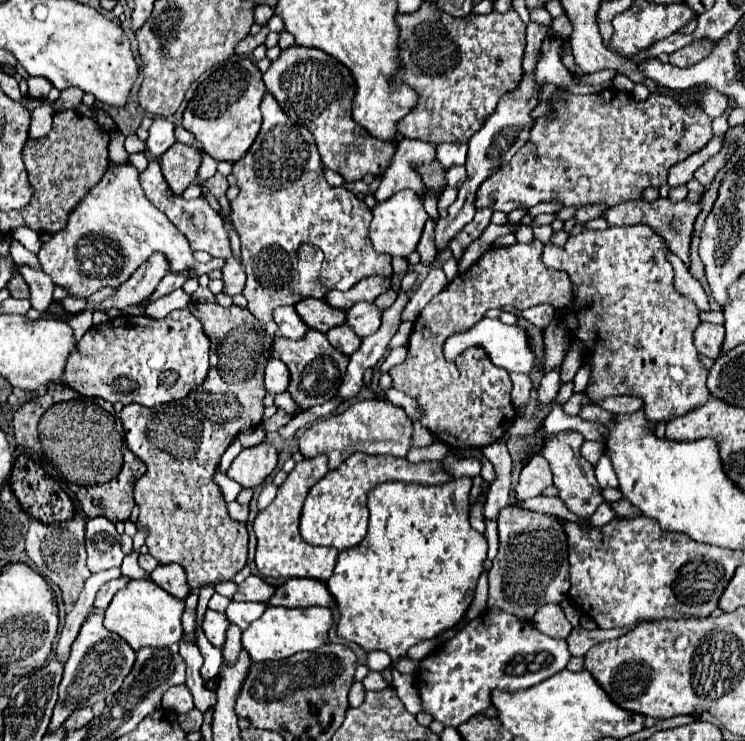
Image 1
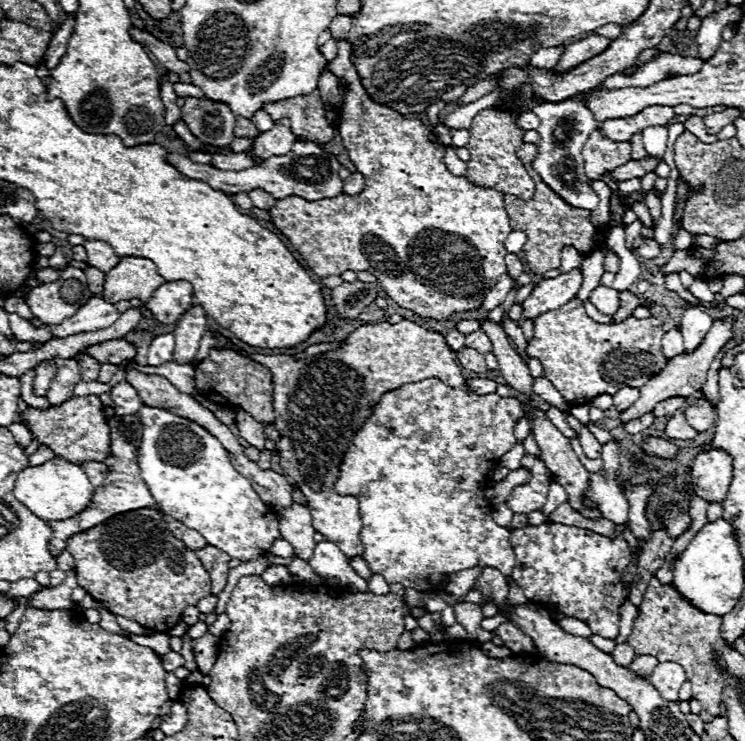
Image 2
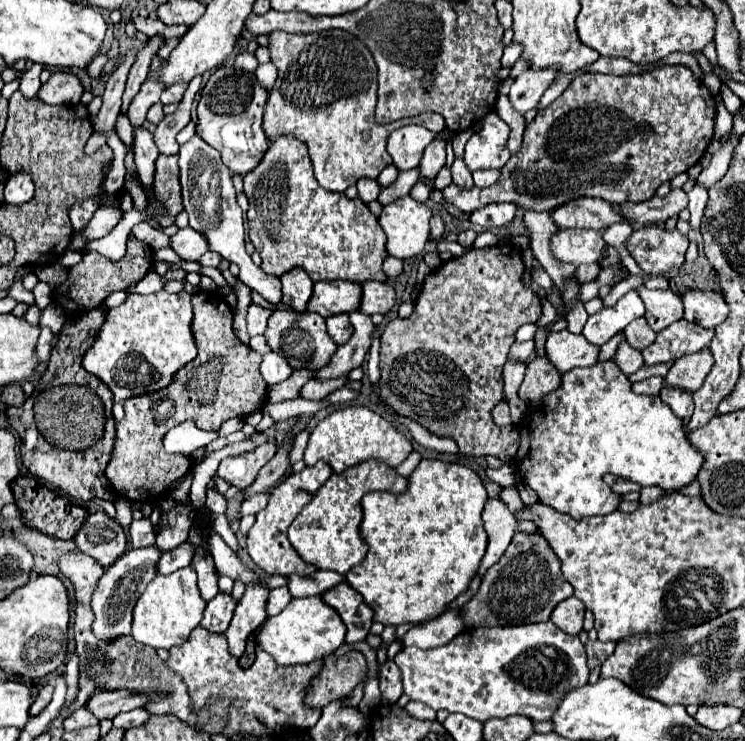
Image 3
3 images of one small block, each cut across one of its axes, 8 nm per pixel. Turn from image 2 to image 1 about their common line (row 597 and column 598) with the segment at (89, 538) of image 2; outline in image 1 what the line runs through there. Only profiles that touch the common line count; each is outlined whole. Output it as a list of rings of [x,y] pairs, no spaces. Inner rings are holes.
[[[662,86],[662,92],[650,92],[648,100],[644,102],[638,102],[630,92],[624,92],[624,90],[616,90],[616,96],[614,96],[614,88],[612,90],[604,90],[604,92],[596,92],[596,94],[572,94],[572,92],[566,92],[562,88],[558,88],[554,94],[552,94],[552,112],[554,116],[552,118],[546,118],[546,116],[540,116],[534,120],[534,126],[530,130],[530,140],[518,150],[518,154],[512,158],[512,162],[508,162],[504,168],[500,168],[496,174],[492,174],[486,182],[480,184],[478,192],[476,192],[476,202],[474,206],[480,210],[480,208],[490,208],[490,210],[500,210],[500,212],[512,212],[512,210],[518,210],[518,208],[532,208],[540,202],[560,202],[562,206],[574,206],[574,208],[582,208],[582,206],[590,206],[590,204],[608,204],[608,206],[616,206],[620,202],[628,202],[628,200],[640,200],[642,198],[642,192],[646,188],[660,188],[662,184],[666,184],[666,176],[668,176],[668,170],[686,160],[690,154],[702,150],[708,140],[712,138],[712,128],[710,128],[710,118],[704,114],[704,110],[696,110],[696,106],[688,106],[688,104],[680,104],[674,96],[682,94],[684,90],[668,90]]]

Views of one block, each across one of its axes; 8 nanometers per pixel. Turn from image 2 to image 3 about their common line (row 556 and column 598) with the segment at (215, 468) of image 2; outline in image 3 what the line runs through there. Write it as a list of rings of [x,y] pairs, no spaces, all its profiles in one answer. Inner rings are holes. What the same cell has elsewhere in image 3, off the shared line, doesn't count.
[[[558,230],[552,236],[552,252],[560,262],[574,266],[598,262],[604,248],[602,230]]]

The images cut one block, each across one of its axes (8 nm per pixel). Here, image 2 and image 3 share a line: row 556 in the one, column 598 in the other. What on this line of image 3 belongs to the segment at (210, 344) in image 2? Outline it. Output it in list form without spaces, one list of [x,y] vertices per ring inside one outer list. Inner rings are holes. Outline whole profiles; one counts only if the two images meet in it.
[[[568,330],[548,334],[546,358],[560,374],[572,368],[596,364],[598,352],[600,348],[592,346],[582,334],[570,334]]]

